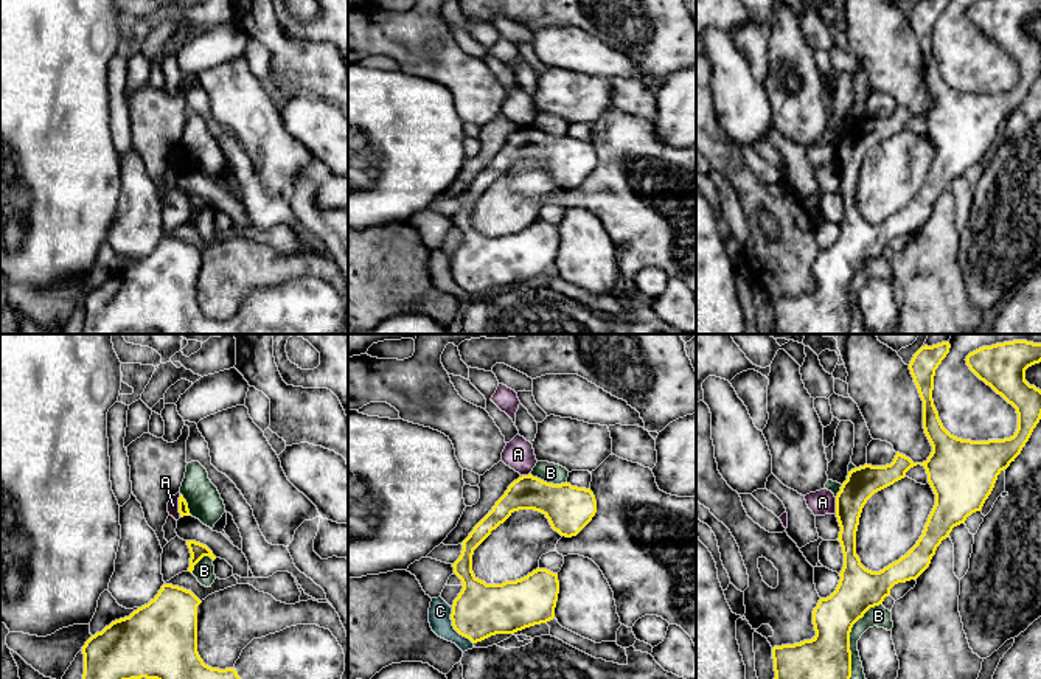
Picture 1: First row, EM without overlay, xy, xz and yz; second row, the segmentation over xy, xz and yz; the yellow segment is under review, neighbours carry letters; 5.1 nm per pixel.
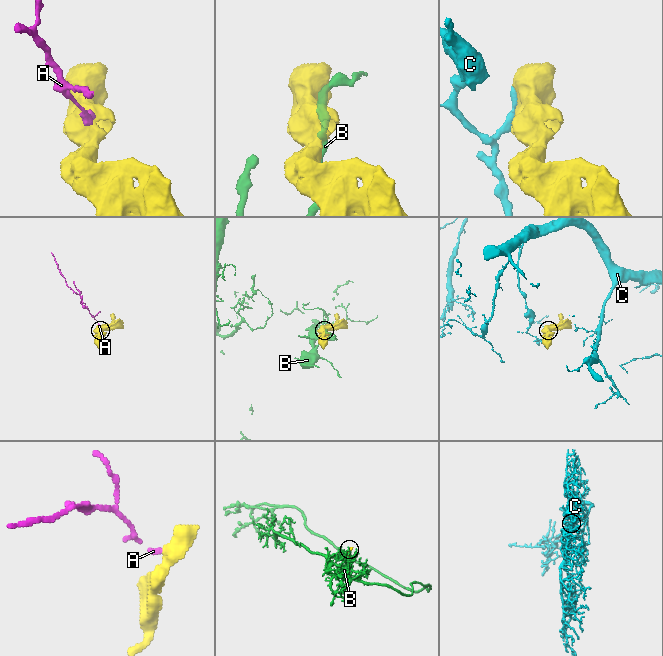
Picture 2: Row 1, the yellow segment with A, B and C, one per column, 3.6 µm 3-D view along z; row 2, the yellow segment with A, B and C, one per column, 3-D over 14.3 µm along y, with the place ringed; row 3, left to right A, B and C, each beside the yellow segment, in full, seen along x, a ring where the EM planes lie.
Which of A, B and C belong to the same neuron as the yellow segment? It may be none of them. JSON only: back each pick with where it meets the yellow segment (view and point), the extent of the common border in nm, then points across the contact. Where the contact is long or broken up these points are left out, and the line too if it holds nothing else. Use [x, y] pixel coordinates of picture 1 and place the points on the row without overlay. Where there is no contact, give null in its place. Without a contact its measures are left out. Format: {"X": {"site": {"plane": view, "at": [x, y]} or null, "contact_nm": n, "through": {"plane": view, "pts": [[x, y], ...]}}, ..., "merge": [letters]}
{"merge": []}

